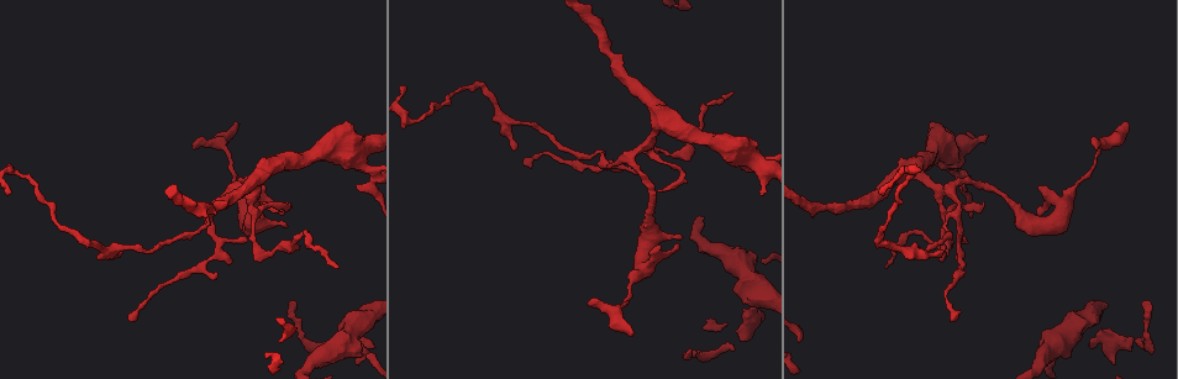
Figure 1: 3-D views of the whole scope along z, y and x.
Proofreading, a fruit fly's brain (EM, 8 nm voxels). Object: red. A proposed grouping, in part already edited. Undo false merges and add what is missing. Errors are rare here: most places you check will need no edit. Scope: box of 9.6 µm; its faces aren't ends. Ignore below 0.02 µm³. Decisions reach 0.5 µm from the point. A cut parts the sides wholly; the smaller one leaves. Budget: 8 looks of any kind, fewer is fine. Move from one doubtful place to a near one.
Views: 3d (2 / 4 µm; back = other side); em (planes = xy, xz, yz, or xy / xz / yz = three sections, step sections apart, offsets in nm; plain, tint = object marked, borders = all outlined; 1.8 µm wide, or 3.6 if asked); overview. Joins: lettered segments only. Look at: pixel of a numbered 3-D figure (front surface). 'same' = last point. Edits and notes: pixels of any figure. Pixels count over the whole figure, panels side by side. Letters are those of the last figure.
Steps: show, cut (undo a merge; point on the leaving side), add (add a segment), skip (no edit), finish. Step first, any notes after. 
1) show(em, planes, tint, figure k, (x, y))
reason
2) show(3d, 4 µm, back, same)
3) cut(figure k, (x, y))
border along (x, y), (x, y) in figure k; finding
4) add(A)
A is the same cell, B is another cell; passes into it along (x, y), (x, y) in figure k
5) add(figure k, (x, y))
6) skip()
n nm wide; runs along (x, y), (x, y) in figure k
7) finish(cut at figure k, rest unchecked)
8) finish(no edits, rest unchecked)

show(em, 3.6 µm, planes, borders, figure 1, (1127, 123))
branch stops here

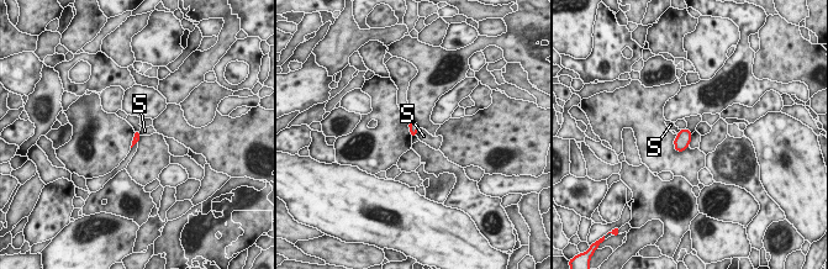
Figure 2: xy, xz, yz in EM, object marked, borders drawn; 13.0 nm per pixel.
skip()
S touches over 120 nm; S is another cell; border along (420, 128), (415, 135) in figure 2; no lettered segment goes on from it

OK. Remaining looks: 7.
show(em, planes, plain, figure 1, (632, 155))
a fork

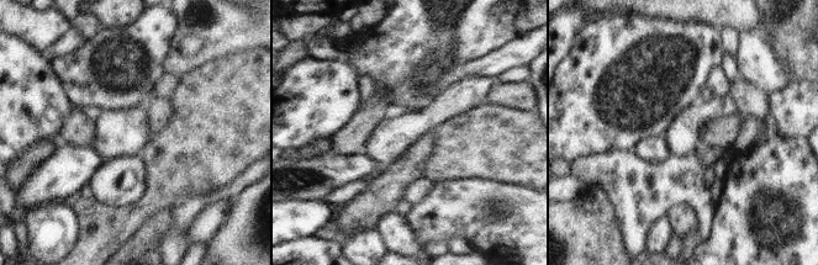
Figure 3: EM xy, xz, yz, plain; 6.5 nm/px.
show(em, planes, borders, same)
see the neighbours

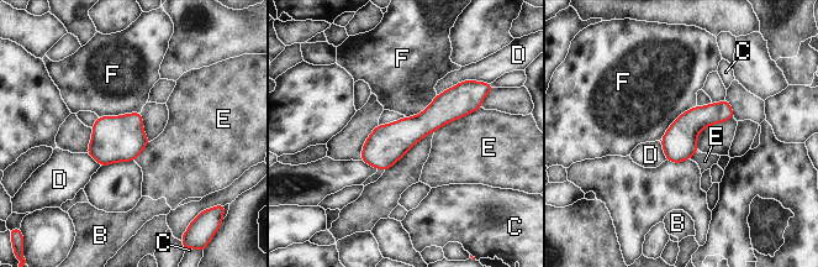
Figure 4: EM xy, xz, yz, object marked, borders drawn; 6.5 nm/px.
skip()
E touches over 360 nm; B, C, D, E and F are other cells; runs along (469, 99), (453, 103), (364, 157) in figure 4; all the same neuron

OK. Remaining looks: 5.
show(3d, 4 µm, figure 1, (741, 338))
free end

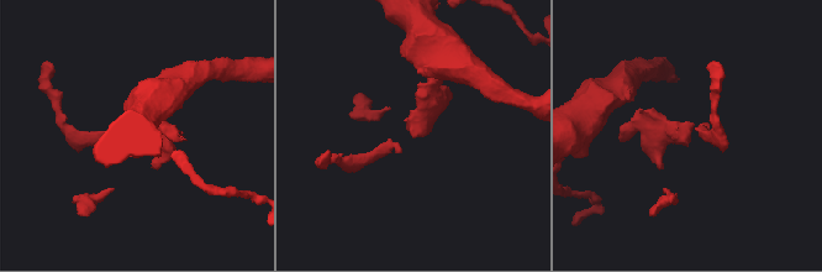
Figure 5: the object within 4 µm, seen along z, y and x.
show(em, xz, step 8, borders, figure 5, (691, 124))
now the EM

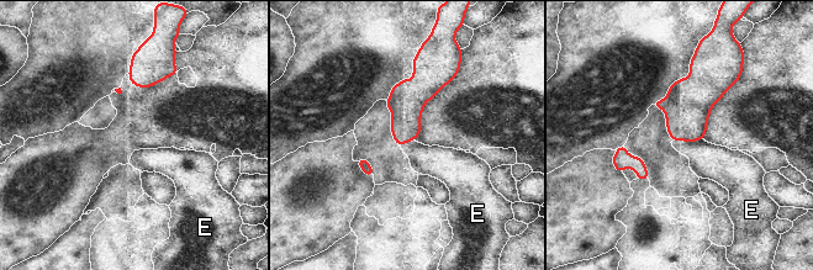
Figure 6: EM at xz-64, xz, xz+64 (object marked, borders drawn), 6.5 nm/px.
show(em, planes, borders, same)
another direction

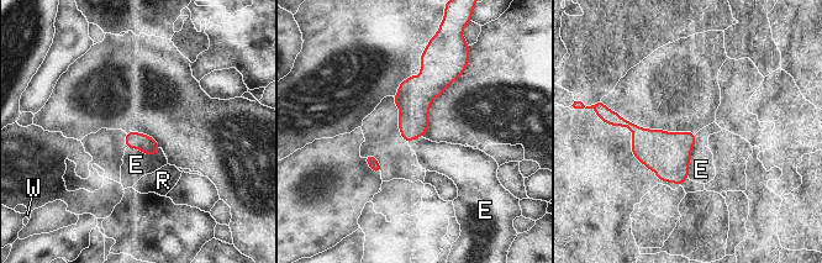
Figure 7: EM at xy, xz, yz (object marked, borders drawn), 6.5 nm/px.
skip()
E, R and W are other cells; border along (696, 133), (688, 177) in figure 7; none of them fits

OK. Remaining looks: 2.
show(3d, 4 µm, figure 1, (985, 135))
stops while still wide

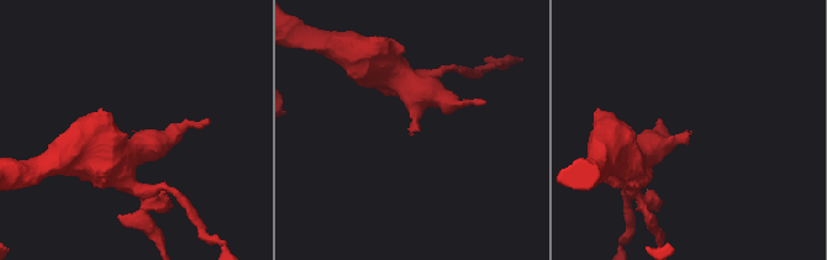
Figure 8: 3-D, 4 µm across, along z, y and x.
show(em, planes, borders, figure 8, (411, 131))

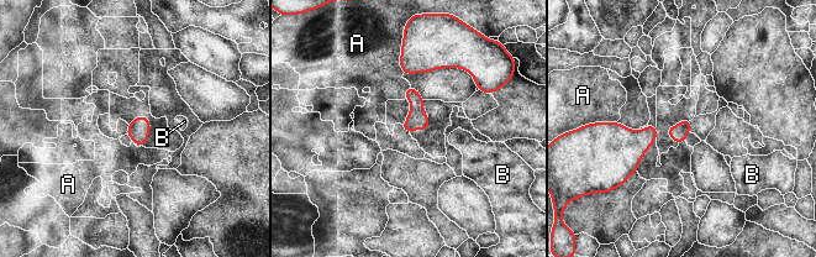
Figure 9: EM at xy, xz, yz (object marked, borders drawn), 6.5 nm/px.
skip()
A and B are other cells; border along (654, 137), (636, 169) in figure 9; none of them fits

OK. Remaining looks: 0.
finish(no edits, rest unchecked)

